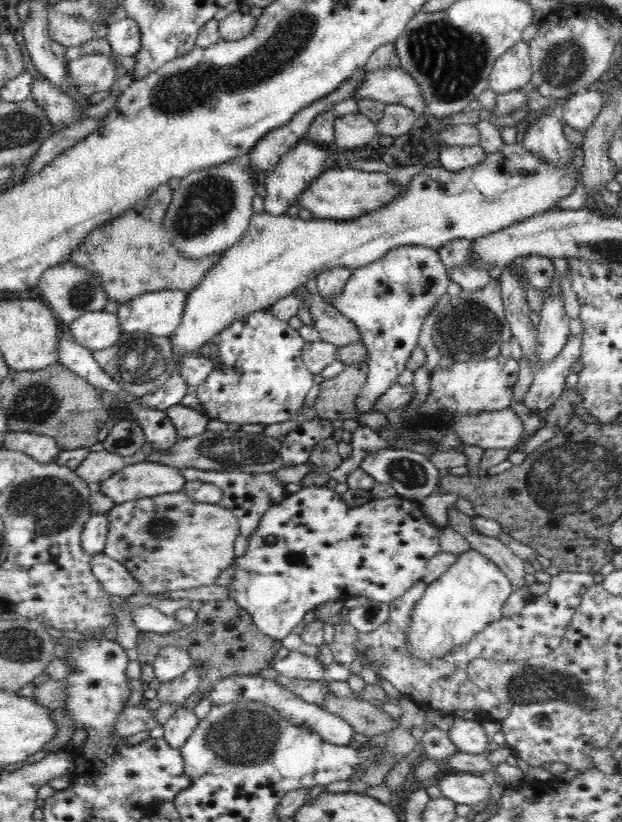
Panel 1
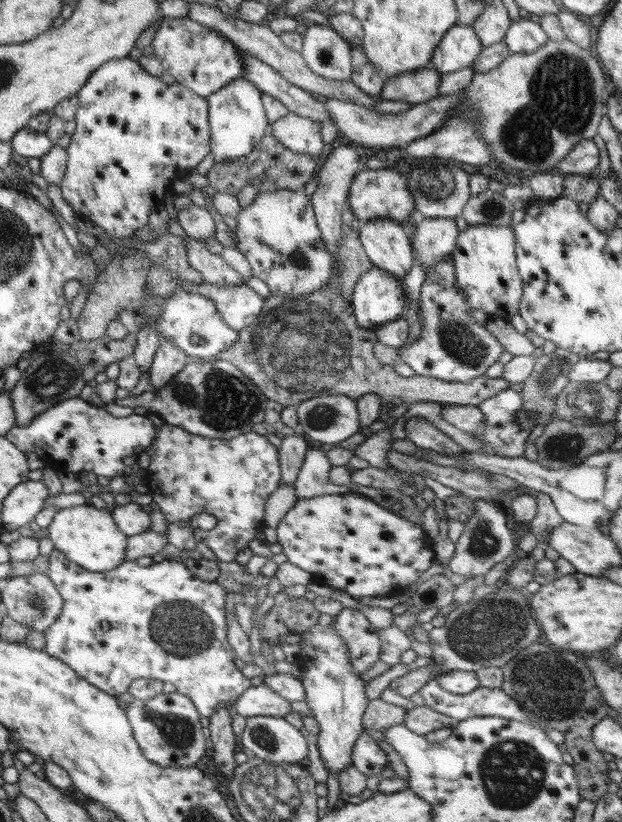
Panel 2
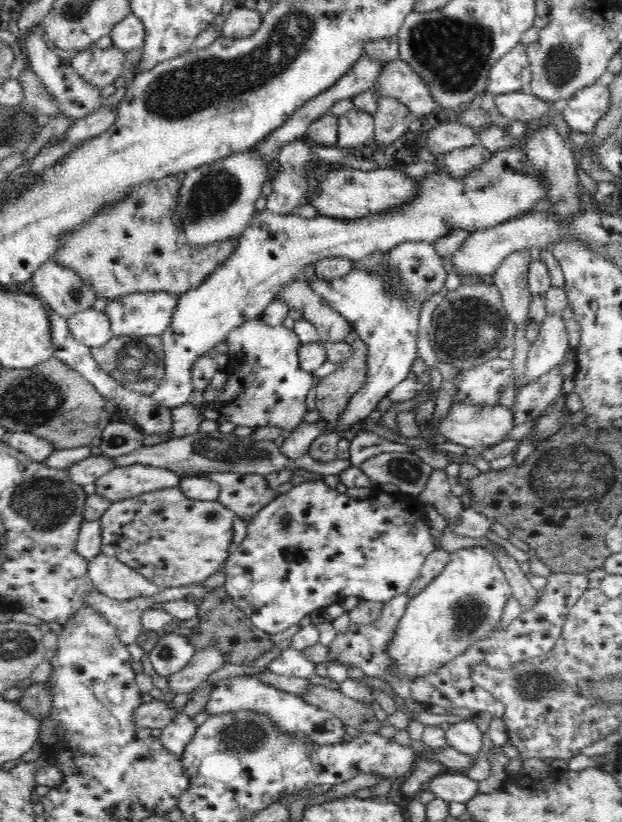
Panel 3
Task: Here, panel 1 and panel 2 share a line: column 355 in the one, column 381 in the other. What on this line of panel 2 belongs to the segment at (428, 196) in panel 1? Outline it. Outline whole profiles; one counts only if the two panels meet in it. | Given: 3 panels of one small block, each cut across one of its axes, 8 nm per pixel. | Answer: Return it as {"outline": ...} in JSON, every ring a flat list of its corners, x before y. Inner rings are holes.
{"outline":[[390,218,364,221,360,242,374,267,404,278,414,264,411,242,404,224]]}

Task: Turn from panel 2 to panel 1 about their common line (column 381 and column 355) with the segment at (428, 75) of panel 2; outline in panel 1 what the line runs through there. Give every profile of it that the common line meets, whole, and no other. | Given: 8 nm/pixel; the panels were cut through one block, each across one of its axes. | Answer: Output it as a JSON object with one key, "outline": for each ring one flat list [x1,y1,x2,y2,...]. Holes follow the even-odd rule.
{"outline":[[402,67,370,71,359,85,354,99,372,98,378,102,400,104,418,115,427,110,422,89]]}

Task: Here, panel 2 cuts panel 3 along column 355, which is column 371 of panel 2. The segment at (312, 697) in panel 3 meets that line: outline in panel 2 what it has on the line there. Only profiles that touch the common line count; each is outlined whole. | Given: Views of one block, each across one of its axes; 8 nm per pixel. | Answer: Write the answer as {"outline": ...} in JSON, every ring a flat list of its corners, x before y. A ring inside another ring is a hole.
{"outline":[[376,698,370,700,364,715,362,715,362,722,364,728,372,728,378,731,384,731,390,725,400,724,404,722,407,710,402,706,389,704,384,700]]}

